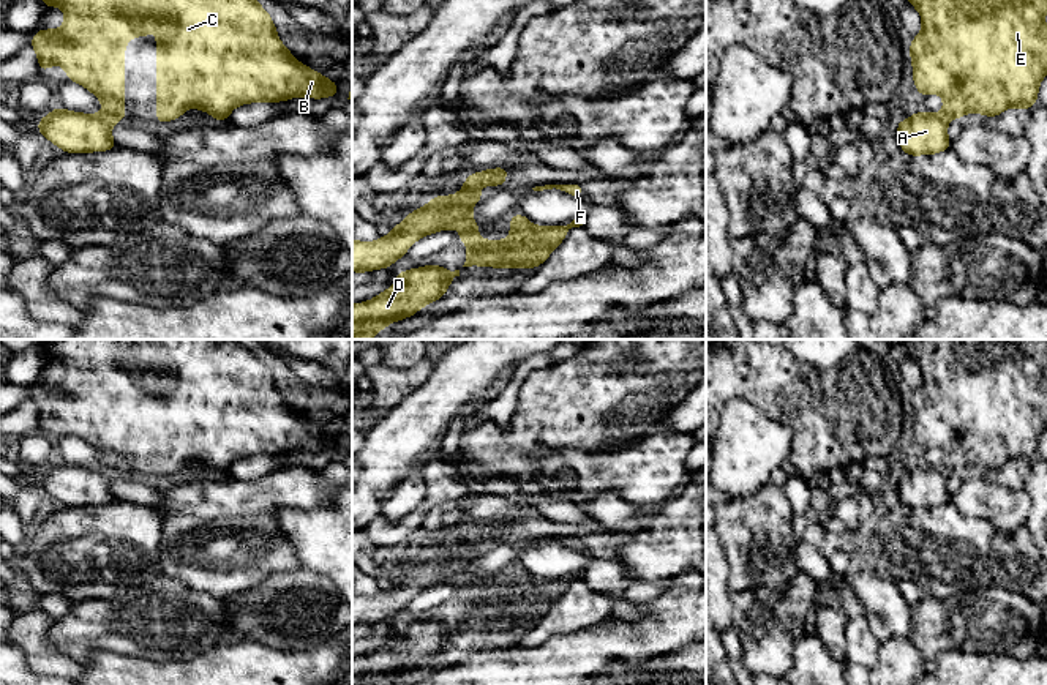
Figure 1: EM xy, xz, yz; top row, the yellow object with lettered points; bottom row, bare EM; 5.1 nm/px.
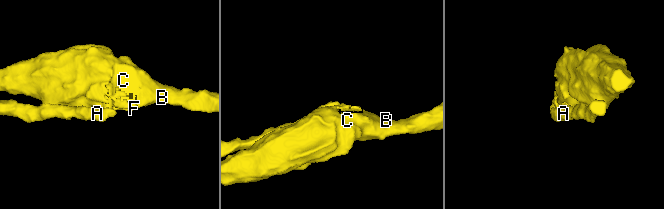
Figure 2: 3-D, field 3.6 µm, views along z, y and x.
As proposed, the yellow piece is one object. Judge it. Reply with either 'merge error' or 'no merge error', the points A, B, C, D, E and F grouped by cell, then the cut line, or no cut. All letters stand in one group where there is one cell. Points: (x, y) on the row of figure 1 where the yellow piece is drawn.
merge error | A / B C D E F | xy (103, 114), (116, 120)

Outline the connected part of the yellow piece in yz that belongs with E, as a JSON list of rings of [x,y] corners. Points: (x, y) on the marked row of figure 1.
[[[908,0],[922,17],[922,32],[913,36],[910,55],[916,90],[927,96],[940,93],[943,115],[962,118],[976,112],[998,117],[1014,106],[1028,109],[1038,104],[1039,84],[1047,74],[1047,0]]]

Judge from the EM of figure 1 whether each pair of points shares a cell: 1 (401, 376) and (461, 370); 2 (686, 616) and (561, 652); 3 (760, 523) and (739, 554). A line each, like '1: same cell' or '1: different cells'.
1: different cells
2: same cell
3: same cell

